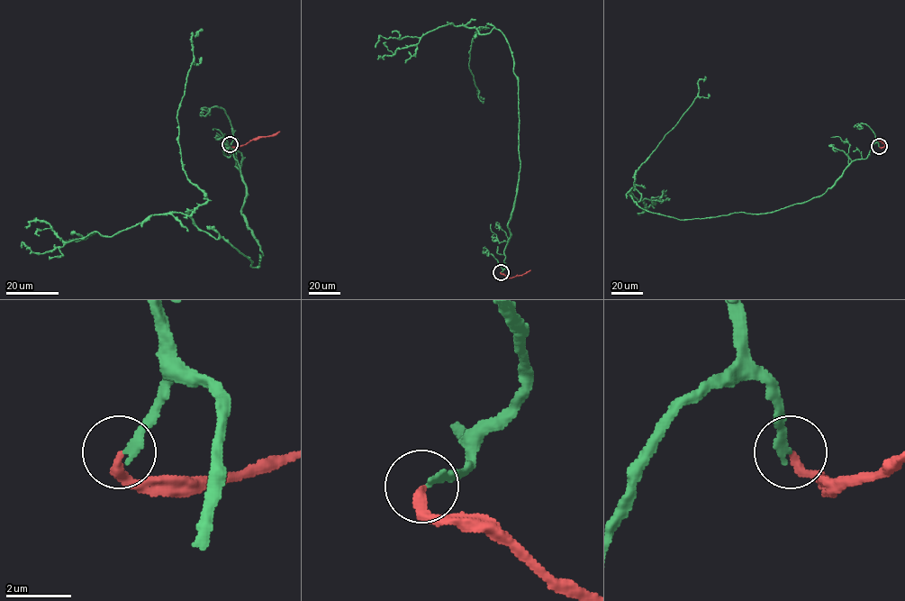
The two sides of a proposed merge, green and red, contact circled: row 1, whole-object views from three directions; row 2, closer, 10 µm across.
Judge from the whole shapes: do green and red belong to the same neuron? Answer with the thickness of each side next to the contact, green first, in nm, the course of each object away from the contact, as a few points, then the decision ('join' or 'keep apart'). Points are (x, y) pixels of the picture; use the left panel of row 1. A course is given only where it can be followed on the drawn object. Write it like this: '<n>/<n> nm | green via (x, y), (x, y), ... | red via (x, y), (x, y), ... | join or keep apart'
240/280 nm | green via (230, 144), (238, 141), (257, 267), (191, 216), (207, 197), (183, 168), (177, 112), (192, 34), (203, 30) | red via (230, 144), (230, 147), (239, 147), (279, 132) | keep apart

